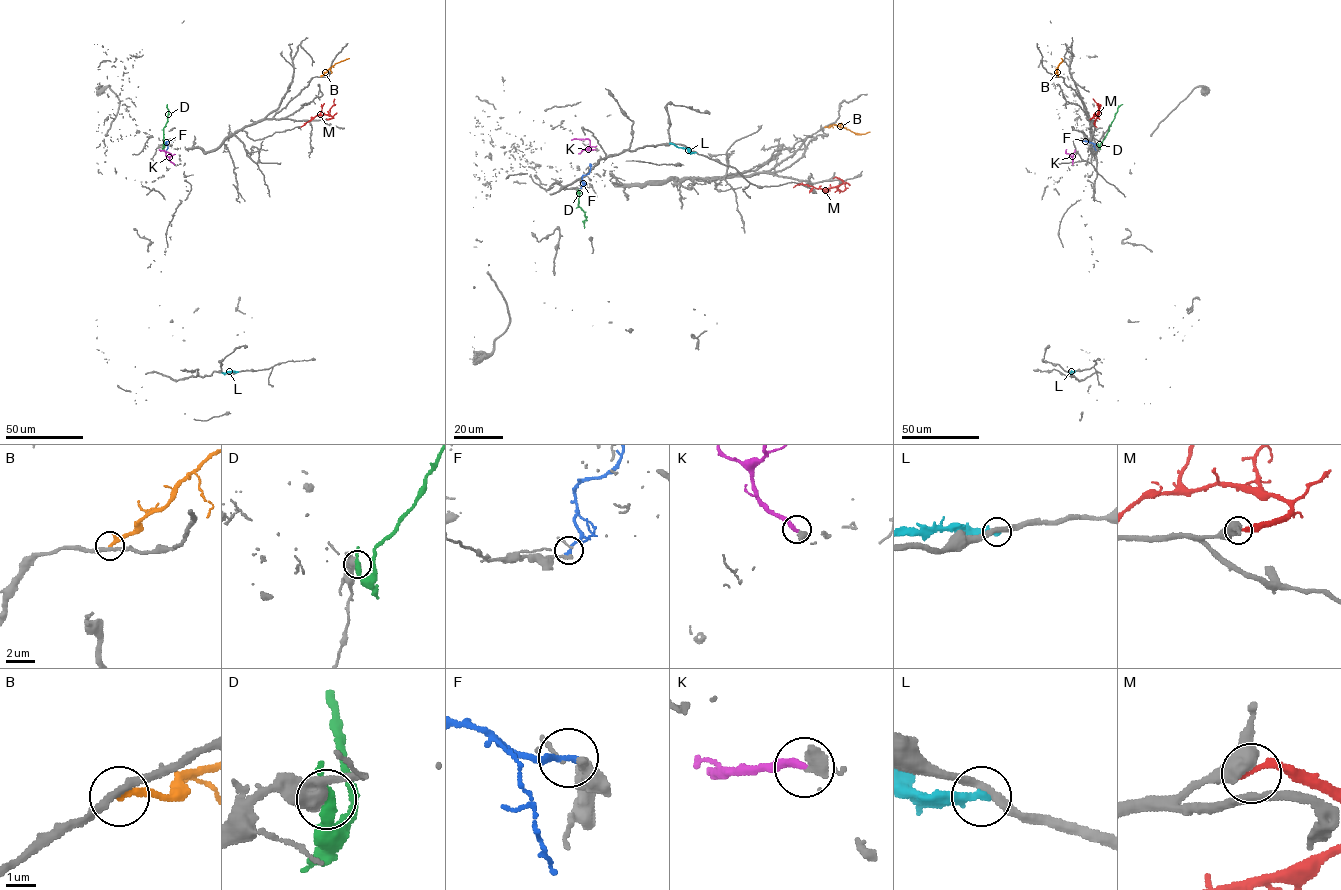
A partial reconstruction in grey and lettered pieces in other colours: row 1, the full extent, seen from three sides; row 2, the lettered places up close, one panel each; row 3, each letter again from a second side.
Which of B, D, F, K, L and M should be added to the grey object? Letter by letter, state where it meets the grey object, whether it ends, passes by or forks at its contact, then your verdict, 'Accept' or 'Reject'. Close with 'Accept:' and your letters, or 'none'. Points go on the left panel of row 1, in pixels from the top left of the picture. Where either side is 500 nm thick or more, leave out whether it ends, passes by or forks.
B: Touches grey at (320, 76). It ends there. Reject
D: Touches grey at (163, 145). It ends there. Reject
F: Touches grey at (165, 144). It ends there. Reject
K: Touches grey at (174, 164). It ends there. Accept
L: Touches grey at (238, 372). It ends there. Reject
M: Touches grey at (326, 119). Reject
Accept: K

